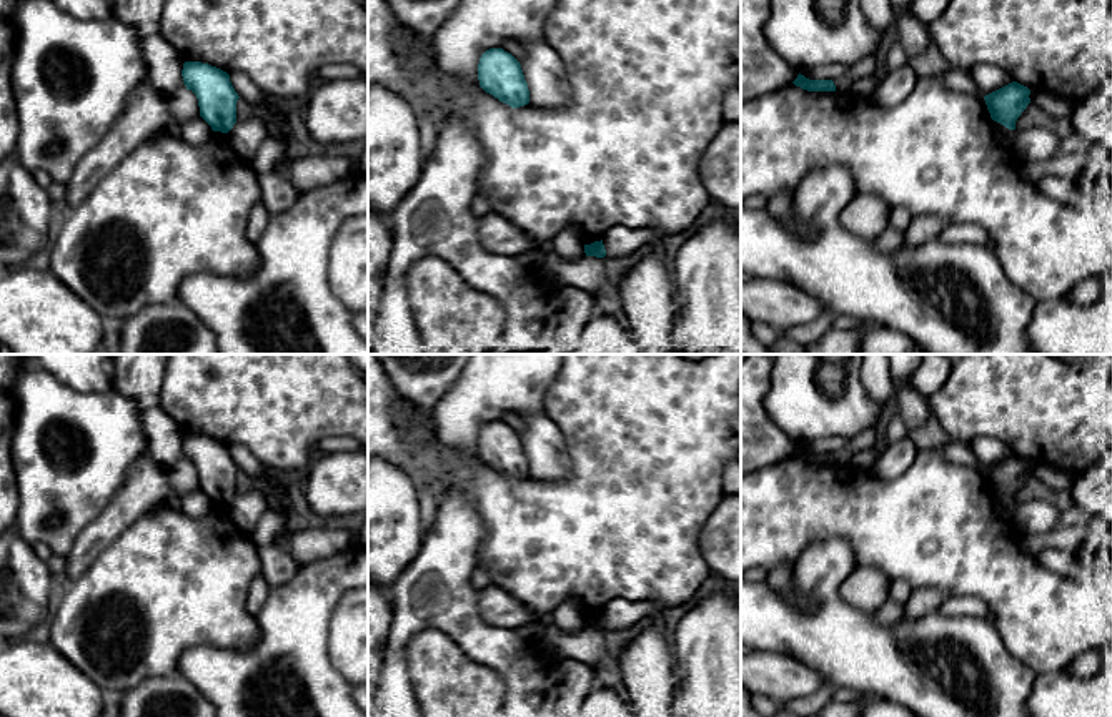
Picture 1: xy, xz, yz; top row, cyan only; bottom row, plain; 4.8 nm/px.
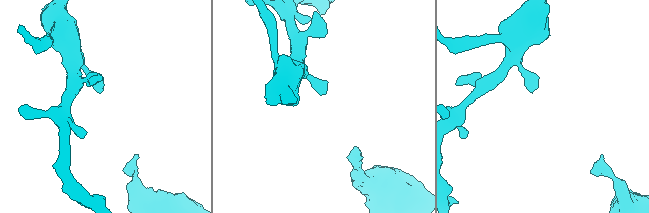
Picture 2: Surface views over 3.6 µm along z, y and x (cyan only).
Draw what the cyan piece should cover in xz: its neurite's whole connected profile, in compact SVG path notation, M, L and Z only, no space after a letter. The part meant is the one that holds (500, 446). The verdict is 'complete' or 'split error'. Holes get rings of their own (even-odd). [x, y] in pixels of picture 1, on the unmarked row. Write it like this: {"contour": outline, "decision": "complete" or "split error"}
{"contour": "M503 421L486 423L478 436L479 459L509 477L519 481L529 476L529 462L519 434Z", "decision": "complete"}

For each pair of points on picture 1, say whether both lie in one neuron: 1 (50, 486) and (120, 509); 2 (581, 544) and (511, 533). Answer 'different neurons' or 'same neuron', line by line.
1: different neurons
2: same neuron

